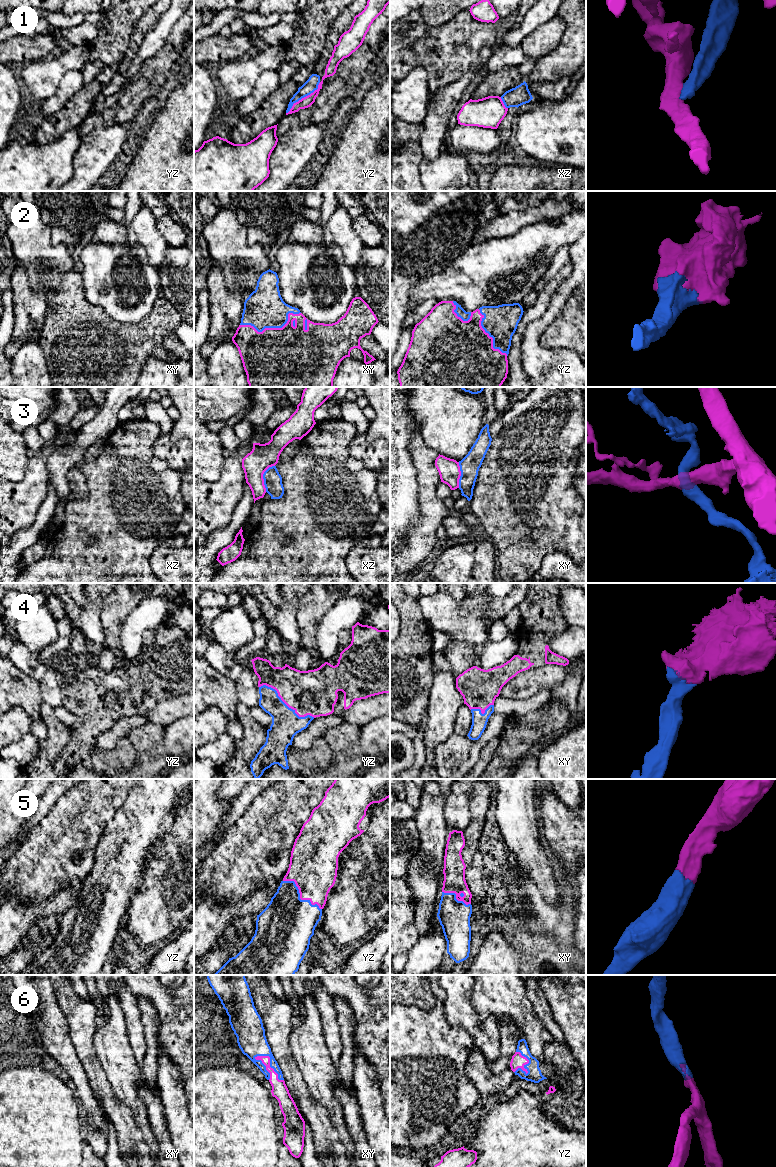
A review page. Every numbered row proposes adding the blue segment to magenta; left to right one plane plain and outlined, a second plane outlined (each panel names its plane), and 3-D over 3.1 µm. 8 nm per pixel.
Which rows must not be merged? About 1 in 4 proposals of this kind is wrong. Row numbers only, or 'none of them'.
1, 3

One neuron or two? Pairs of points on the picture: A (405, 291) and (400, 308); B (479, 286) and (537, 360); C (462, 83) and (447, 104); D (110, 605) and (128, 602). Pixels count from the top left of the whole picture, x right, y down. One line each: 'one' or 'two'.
A: one
B: two
C: one
D: one

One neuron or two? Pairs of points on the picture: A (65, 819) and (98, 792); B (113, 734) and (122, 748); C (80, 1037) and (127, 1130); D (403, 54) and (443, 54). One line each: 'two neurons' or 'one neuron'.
A: one neuron
B: two neurons
C: one neuron
D: one neuron

